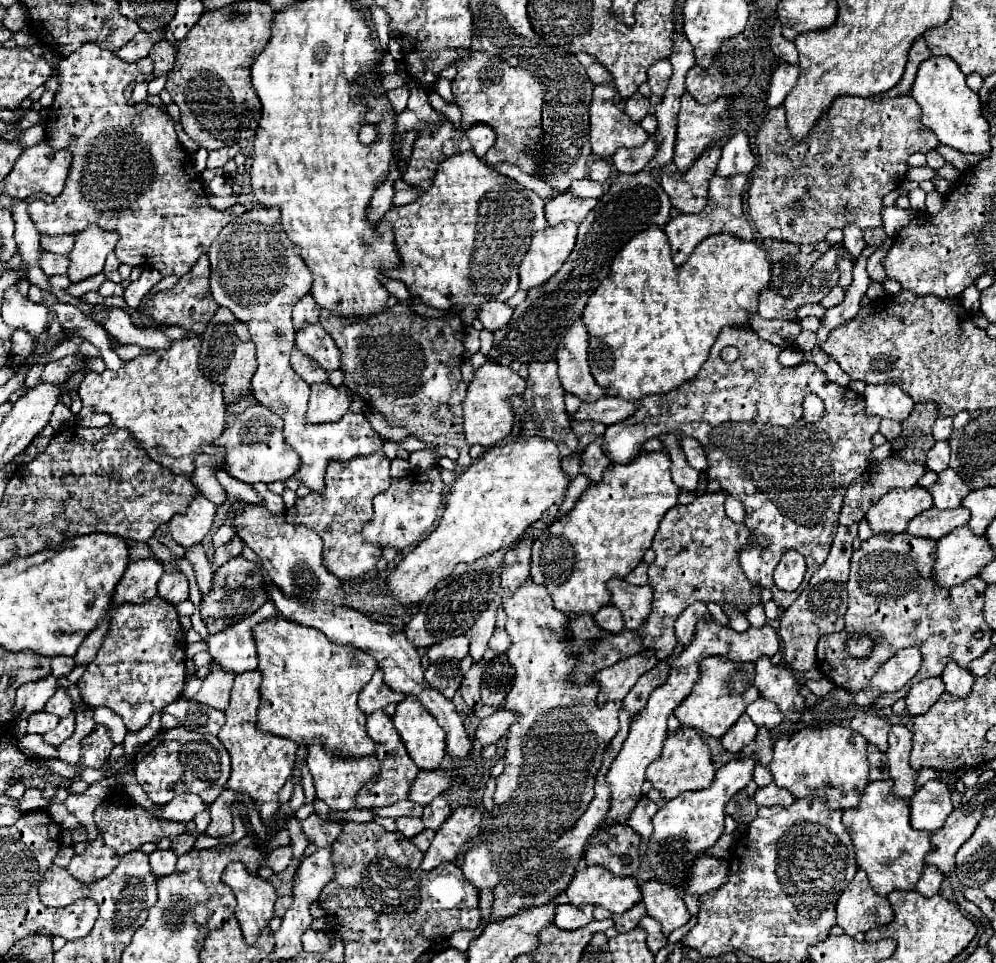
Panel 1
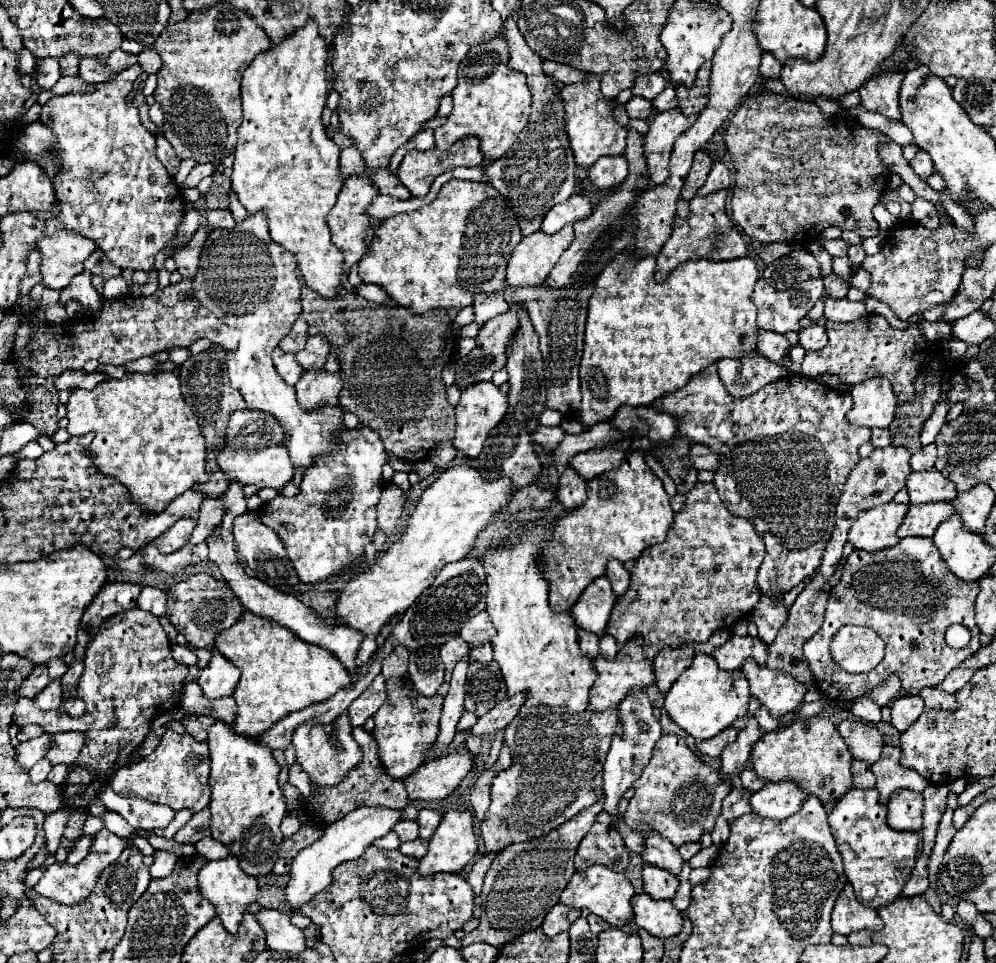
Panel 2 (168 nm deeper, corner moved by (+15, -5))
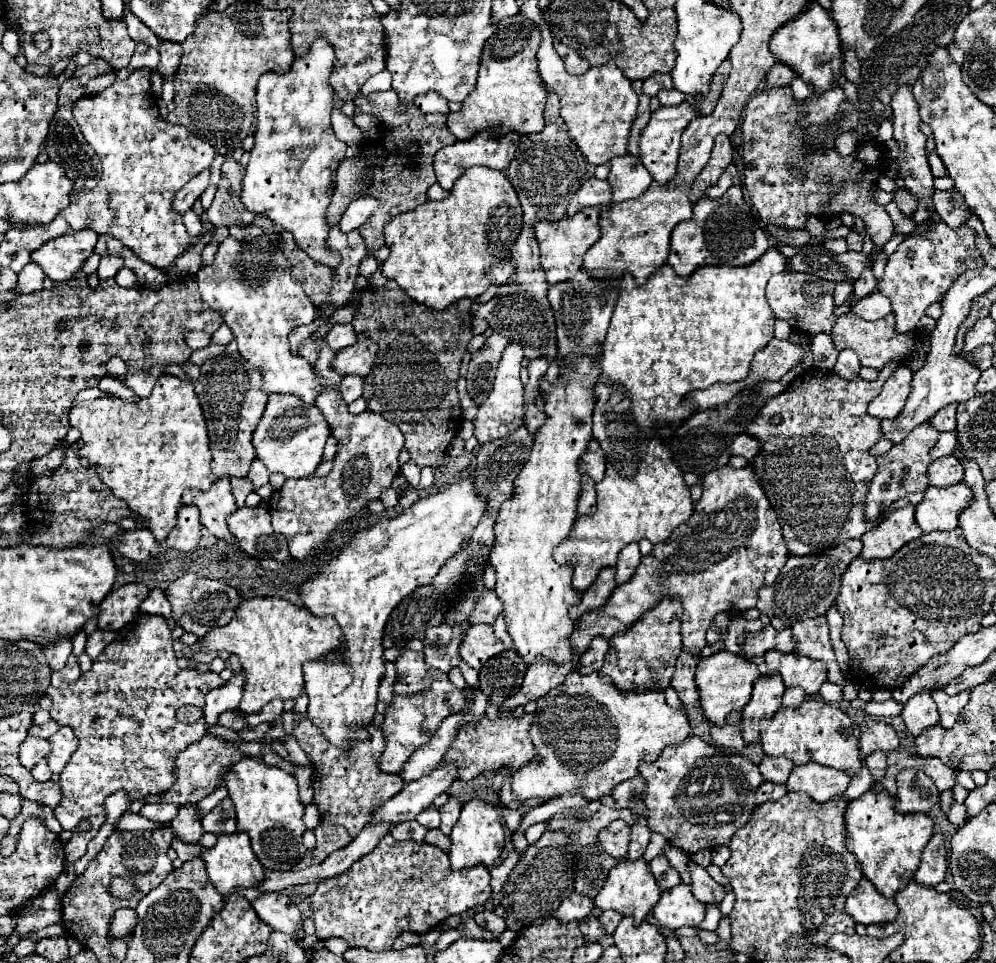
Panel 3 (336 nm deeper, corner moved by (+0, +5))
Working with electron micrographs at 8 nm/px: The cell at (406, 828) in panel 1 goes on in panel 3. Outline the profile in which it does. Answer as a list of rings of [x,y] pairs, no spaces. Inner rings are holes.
[[[427,807],[423,813],[419,813],[417,821],[425,825],[427,829],[437,829],[439,827],[439,811],[435,807]]]

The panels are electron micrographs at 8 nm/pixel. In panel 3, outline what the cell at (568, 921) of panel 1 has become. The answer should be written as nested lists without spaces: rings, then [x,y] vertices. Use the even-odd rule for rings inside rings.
[[[573,893],[571,897],[567,897],[559,909],[555,911],[555,919],[561,923],[569,923],[569,921],[581,921],[583,917],[587,917],[593,909],[593,901],[585,895]]]

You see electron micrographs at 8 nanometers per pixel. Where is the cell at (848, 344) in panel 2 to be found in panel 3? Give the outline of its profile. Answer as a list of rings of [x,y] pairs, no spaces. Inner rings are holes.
[[[845,313],[837,319],[831,337],[833,337],[837,351],[851,349],[859,355],[859,361],[861,361],[863,367],[875,367],[875,369],[881,369],[893,357],[903,359],[909,353],[909,349],[913,347],[913,341],[915,341],[915,333],[905,333],[905,335],[895,333],[895,315],[893,313],[879,319],[879,321],[865,321],[865,319],[857,317],[855,313]]]

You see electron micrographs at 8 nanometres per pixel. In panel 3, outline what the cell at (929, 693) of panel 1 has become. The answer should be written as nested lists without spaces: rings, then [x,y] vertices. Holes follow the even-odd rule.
[[[921,693],[919,697],[911,697],[911,701],[903,707],[901,719],[905,721],[907,731],[913,737],[919,737],[925,729],[931,729],[931,727],[939,725],[937,705],[931,699],[931,695]]]

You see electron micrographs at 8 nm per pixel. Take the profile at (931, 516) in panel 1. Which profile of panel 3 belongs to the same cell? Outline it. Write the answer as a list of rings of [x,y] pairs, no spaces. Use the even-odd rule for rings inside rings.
[[[963,481],[951,487],[929,487],[923,501],[915,507],[915,521],[923,533],[951,531],[971,501],[973,493]]]

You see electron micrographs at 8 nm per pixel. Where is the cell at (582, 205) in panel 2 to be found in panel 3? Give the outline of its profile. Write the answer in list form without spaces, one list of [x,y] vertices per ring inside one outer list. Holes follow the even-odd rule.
[[[587,179],[575,193],[575,199],[569,203],[569,209],[577,211],[581,207],[595,207],[595,205],[609,205],[611,203],[611,187],[607,181],[601,179]]]

